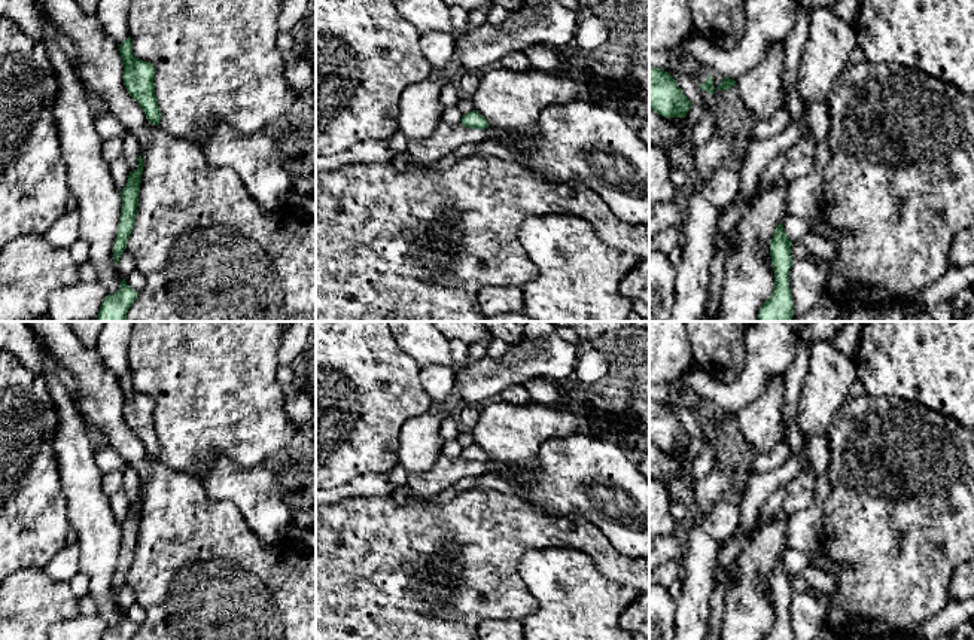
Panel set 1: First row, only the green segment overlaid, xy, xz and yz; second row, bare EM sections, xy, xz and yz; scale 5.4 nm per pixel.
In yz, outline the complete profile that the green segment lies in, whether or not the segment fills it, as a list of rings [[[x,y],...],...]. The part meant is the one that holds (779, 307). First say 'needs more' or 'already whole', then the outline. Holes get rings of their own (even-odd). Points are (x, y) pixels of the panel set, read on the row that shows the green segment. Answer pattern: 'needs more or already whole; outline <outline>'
already whole; outline [[[782,222],[776,226],[770,241],[770,256],[774,271],[774,290],[761,305],[758,321],[791,321],[794,316],[792,295],[789,289],[789,269],[792,241],[788,238]]]

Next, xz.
already whole; outline [[[472,110],[466,115],[462,116],[462,125],[466,128],[474,128],[474,129],[484,129],[488,128],[488,122],[483,115],[480,115],[477,110]]]

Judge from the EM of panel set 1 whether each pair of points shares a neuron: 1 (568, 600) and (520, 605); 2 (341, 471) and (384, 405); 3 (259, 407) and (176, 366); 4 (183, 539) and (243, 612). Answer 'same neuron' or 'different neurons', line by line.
1: different neurons
2: same neuron
3: same neuron
4: same neuron

